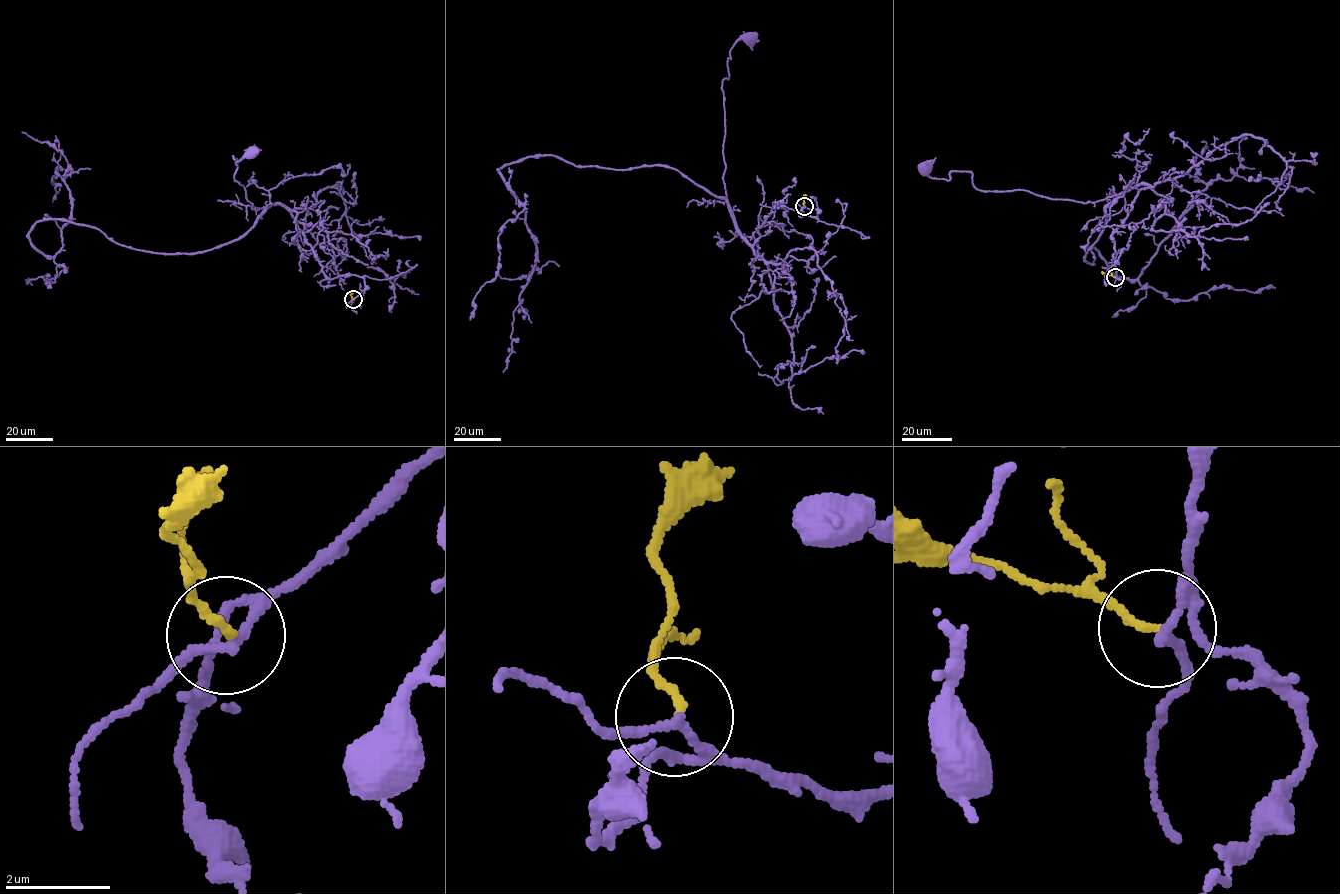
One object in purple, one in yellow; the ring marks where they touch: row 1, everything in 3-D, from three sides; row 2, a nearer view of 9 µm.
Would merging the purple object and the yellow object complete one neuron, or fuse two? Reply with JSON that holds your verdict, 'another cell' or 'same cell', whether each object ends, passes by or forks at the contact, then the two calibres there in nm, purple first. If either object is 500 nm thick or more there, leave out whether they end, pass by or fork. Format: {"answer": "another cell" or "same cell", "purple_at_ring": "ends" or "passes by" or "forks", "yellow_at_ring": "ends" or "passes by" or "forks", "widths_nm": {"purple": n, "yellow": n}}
{"answer": "another cell", "purple_at_ring": "forks", "yellow_at_ring": "ends", "widths_nm": {"purple": 130, "yellow": 130}}

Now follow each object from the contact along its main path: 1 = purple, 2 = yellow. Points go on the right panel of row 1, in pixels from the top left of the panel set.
1: (1114, 277), (1112, 231), (1148, 187), (1081, 202), (980, 191), (968, 171), (948, 180), (924, 168)
2: (1114, 277), (1102, 271)

